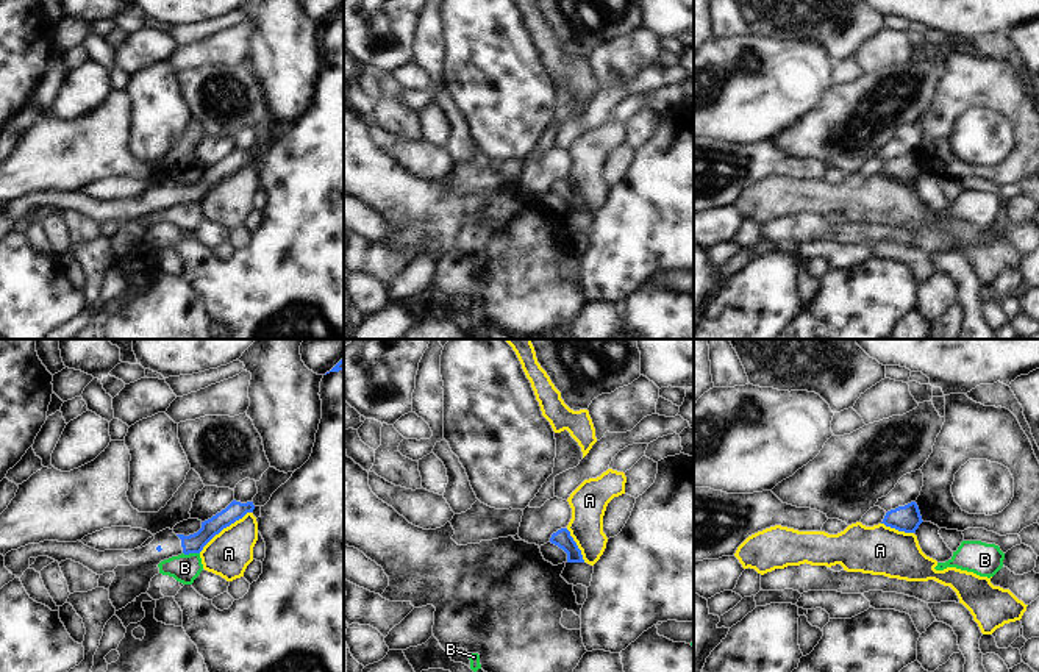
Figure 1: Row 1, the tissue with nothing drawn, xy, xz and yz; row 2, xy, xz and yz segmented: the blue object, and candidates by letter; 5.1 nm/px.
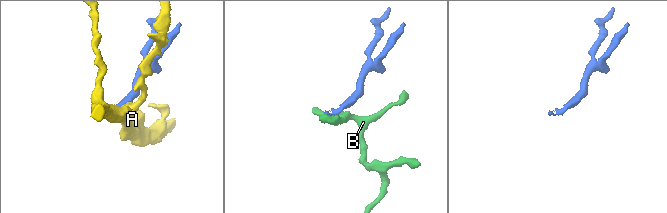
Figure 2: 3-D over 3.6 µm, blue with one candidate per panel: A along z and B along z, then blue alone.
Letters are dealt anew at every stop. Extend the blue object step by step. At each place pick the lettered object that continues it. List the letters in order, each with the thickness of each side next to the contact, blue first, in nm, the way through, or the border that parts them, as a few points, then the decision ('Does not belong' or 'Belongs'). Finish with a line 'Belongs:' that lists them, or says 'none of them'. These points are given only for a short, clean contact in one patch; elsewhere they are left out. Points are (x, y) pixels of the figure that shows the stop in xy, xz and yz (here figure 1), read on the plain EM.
A: Thickness 100 nm (blue) against 240 nm. Boundary: xy (252, 161), (224, 177), (199, 202). Does not belong
B: Thickness 100 nm (blue) against 140 nm. Boundary: xy (183, 202), (199, 203). Does not belong
Belongs: none of them.

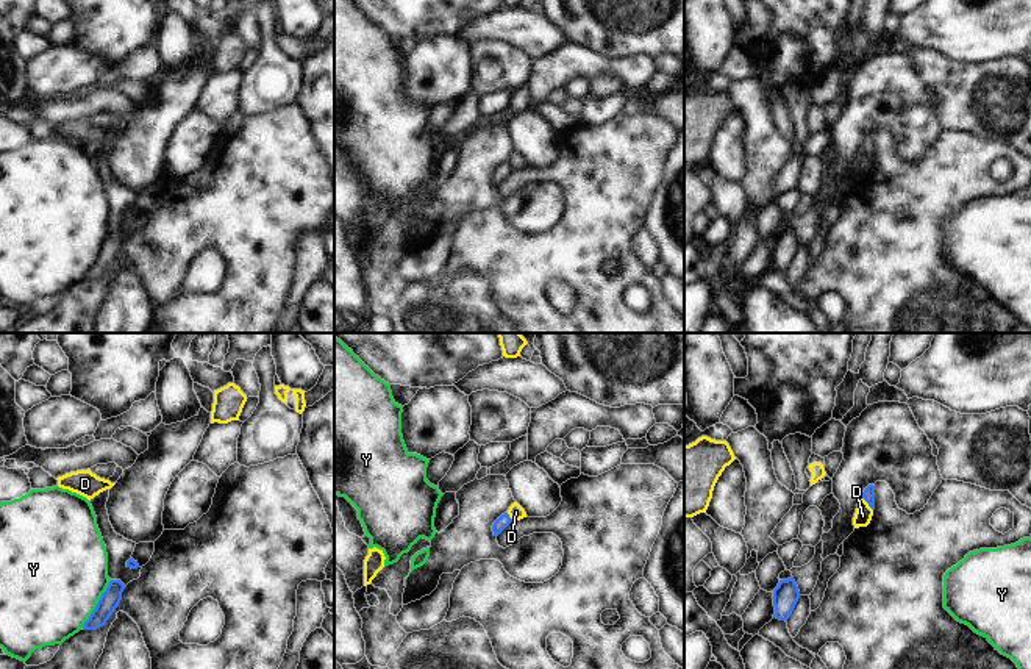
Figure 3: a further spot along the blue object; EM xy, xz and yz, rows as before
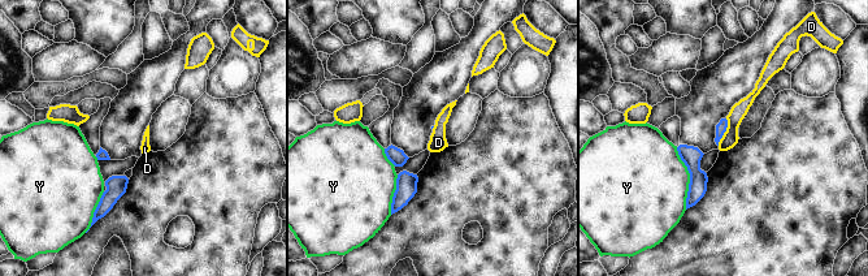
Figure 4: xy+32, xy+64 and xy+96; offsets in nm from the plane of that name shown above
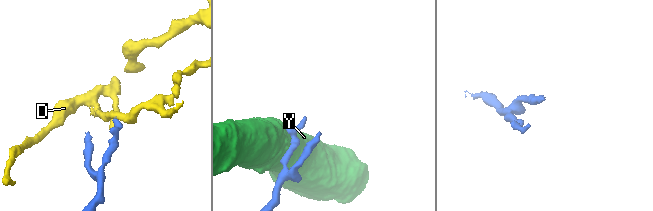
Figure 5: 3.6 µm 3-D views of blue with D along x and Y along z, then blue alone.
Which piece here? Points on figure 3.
D: Thickness 60 nm (blue) against 90 nm. Boundary: yz (861, 146), (872, 160). Does not belong
Y: Thickness 100 nm (blue) against 480 nm. Does not belong
Belongs: none of them.

